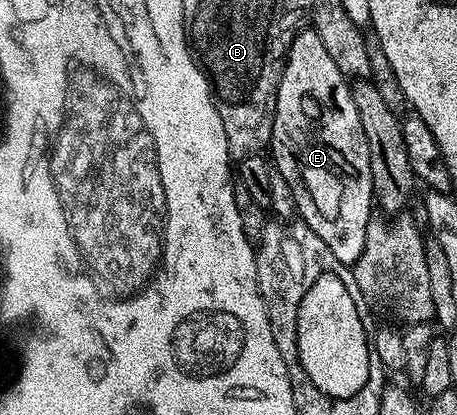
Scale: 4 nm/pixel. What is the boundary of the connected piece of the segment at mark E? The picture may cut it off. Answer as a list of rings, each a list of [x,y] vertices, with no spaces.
[[[314,28],[300,30],[287,50],[287,60],[277,88],[269,154],[274,169],[285,176],[293,192],[295,209],[301,221],[325,240],[329,252],[333,252],[337,260],[348,264],[357,261],[365,248],[365,232],[373,216],[369,144],[357,116],[357,104],[353,104],[348,79],[344,78],[341,68],[333,64]]]

